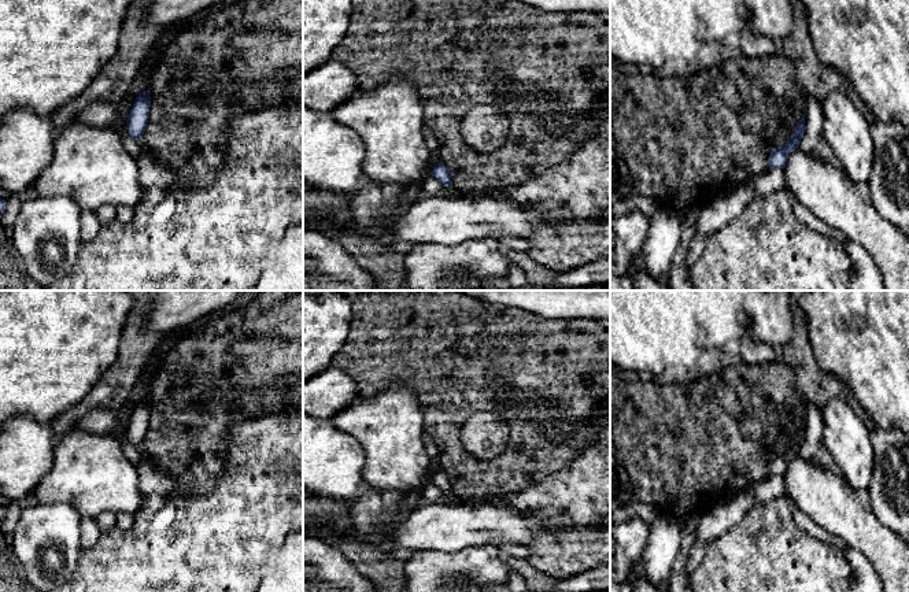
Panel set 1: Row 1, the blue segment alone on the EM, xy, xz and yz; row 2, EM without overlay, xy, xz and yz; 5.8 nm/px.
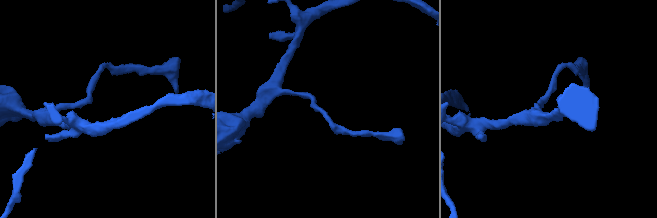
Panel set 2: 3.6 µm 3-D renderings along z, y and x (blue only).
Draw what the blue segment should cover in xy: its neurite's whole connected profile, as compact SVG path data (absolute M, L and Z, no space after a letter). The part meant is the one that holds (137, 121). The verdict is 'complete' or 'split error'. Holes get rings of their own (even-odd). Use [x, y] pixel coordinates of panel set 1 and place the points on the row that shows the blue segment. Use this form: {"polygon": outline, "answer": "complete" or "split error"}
{"polygon": "M144 90L136 97L136 101L126 121L128 134L133 140L140 141L147 129L151 107L149 93L151 93L149 90Z", "answer": "complete"}

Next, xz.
{"polygon": "M440 162L439 164L436 164L431 173L436 180L439 180L443 186L452 186L452 181L451 181L451 173L450 170L443 164L443 162Z", "answer": "complete"}

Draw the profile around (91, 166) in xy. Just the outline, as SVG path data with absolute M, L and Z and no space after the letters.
M78 118L56 137L53 159L33 185L40 197L62 195L90 211L104 204L134 208L144 195L137 160L123 148L118 127L95 127Z

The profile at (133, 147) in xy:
M126 121L119 123L118 132L121 134L123 148L136 159L138 160L143 156L143 144L138 140L133 140L126 130Z

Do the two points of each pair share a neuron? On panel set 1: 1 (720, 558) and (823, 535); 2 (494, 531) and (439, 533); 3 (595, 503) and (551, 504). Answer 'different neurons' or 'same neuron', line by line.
1: different neurons
2: same neuron
3: same neuron

